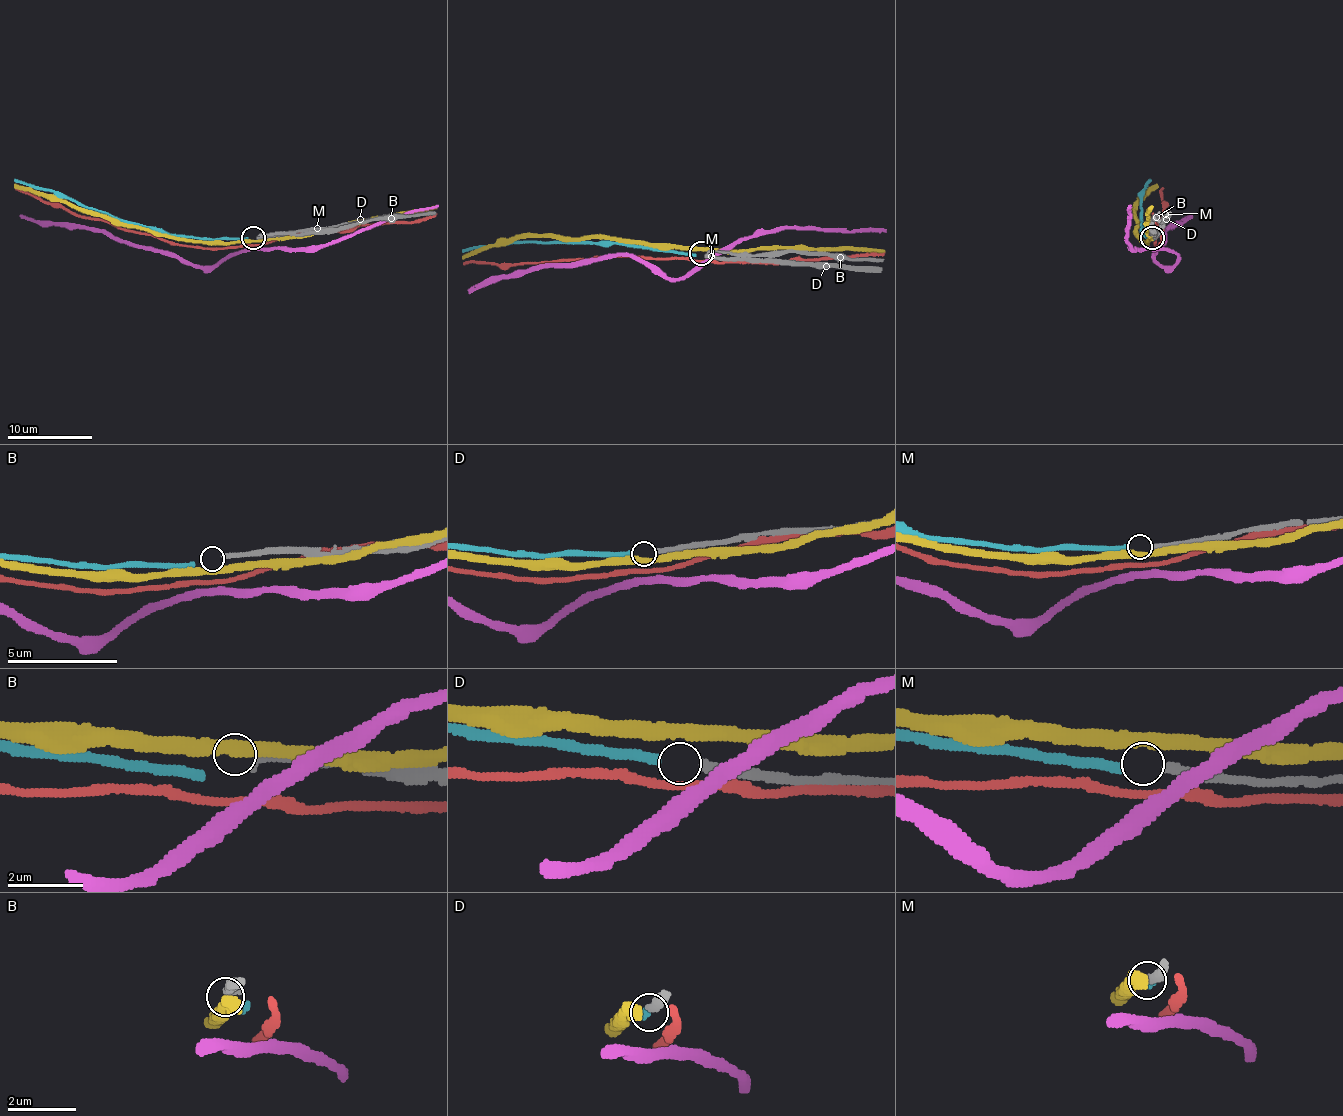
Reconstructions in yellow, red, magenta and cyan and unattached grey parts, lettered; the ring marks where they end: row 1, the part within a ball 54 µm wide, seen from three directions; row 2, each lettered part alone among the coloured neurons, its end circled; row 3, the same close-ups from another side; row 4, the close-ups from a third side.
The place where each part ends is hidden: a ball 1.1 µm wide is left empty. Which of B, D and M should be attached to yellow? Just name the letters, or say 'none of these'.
none of these

